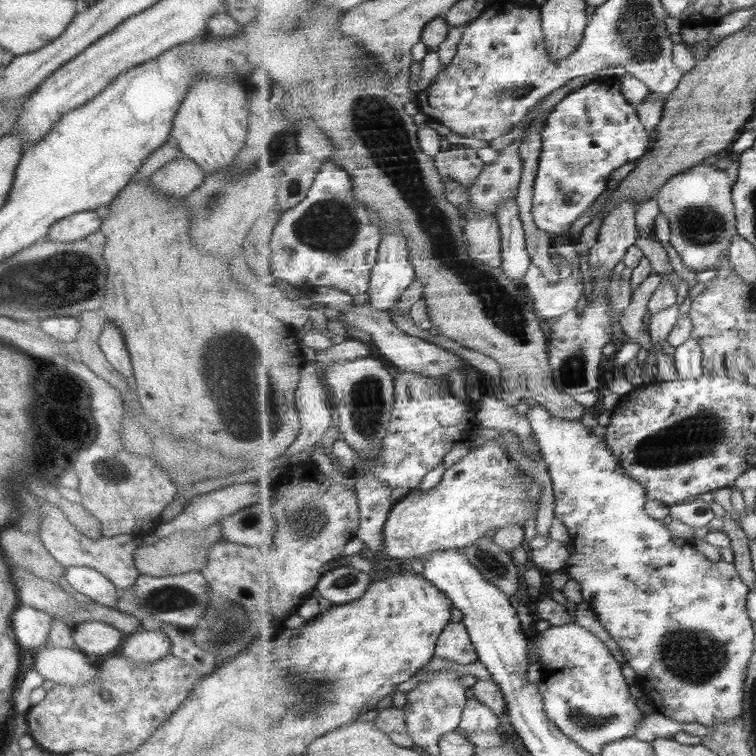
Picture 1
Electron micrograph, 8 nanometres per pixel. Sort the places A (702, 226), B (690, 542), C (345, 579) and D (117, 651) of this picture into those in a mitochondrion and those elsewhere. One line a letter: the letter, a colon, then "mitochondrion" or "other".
A: mitochondrion
B: other
C: mitochondrion
D: other

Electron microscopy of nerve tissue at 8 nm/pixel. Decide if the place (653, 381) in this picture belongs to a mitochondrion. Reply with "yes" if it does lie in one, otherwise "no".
no

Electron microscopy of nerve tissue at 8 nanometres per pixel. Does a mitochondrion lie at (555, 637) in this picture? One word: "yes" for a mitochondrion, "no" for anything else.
no

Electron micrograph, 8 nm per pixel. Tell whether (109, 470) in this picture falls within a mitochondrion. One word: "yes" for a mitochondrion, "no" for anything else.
yes

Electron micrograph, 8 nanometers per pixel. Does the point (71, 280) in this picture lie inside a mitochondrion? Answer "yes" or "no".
yes

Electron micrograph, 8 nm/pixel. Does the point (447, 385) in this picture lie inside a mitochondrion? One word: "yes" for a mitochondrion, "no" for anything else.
no

